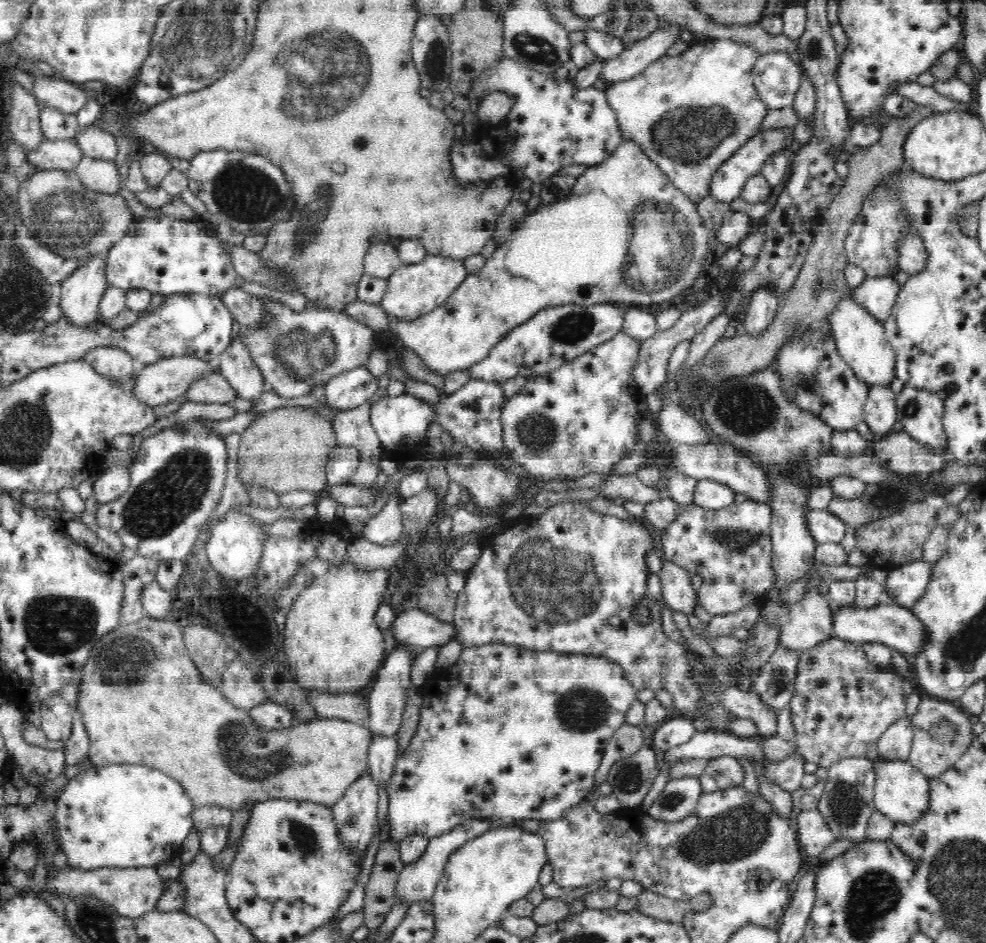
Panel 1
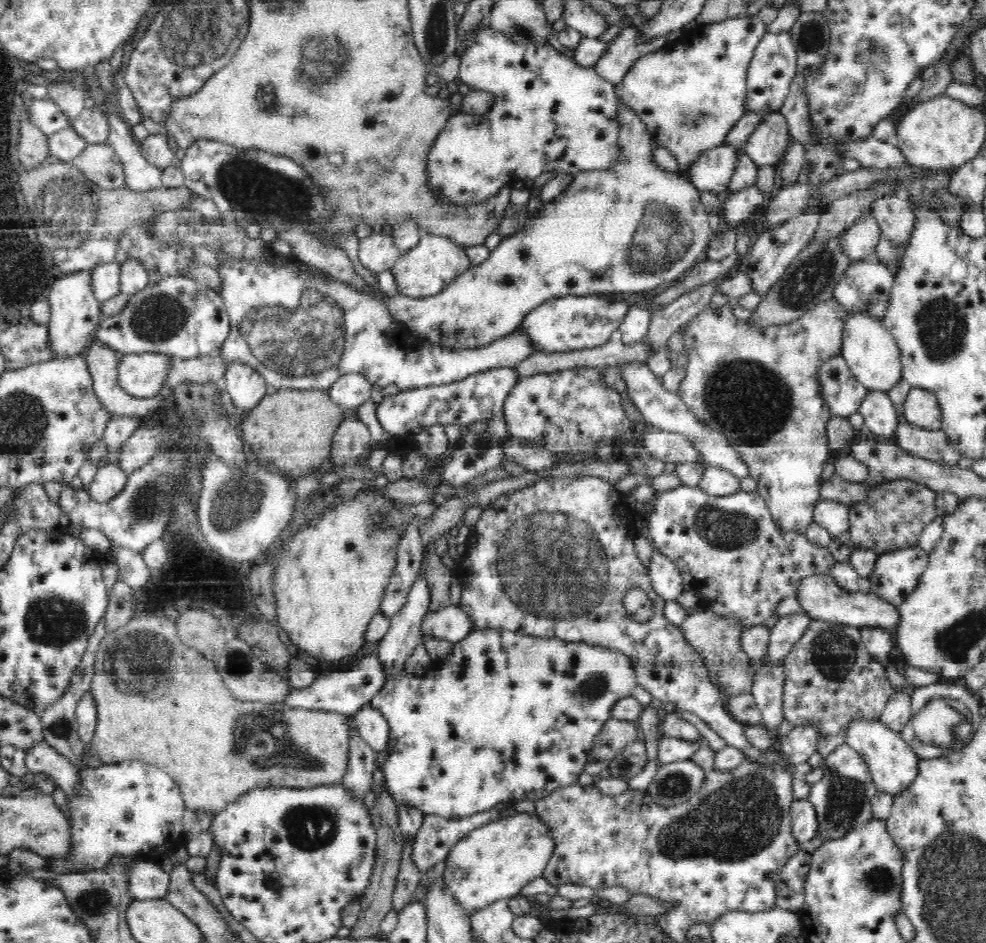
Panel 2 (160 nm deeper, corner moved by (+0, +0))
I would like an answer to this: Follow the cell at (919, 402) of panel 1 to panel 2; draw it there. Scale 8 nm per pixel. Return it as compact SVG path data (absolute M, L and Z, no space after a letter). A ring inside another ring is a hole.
M912 387L904 401L904 417L909 425L918 429L938 432L942 430L941 406L937 396L928 389Z

